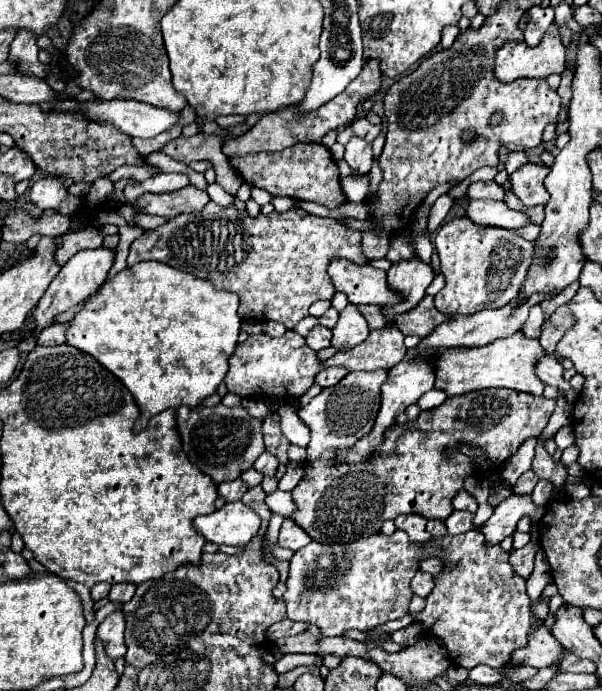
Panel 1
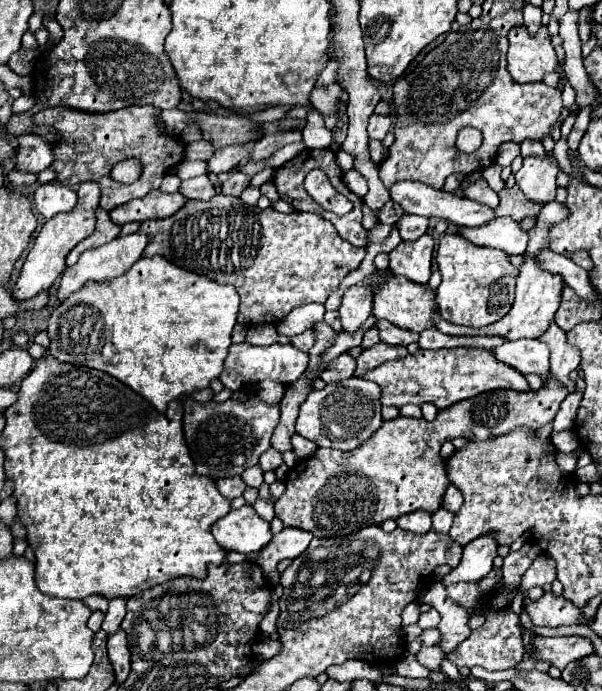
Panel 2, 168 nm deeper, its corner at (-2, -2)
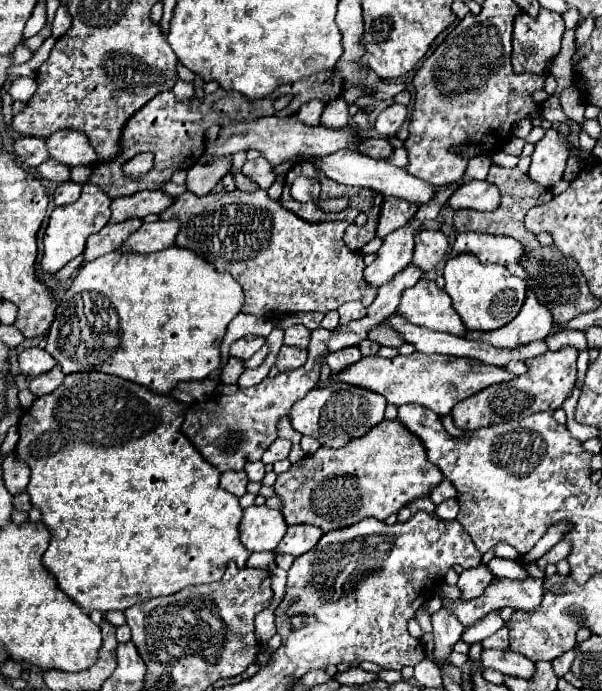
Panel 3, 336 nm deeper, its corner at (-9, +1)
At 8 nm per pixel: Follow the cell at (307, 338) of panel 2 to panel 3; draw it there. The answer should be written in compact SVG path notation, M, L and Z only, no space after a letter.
M292 325L284 331L284 345L292 347L308 347L310 329L306 325Z

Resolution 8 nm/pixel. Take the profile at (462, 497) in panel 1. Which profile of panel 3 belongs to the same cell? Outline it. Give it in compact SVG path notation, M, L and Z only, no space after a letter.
M444 479L444 481L442 481L438 487L434 487L432 493L430 493L430 499L434 501L434 505L440 505L442 501L452 499L452 497L456 497L456 487L452 487L452 483L450 483L448 479Z

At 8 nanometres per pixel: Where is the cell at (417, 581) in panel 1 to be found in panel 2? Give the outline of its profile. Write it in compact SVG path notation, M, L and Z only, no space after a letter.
M489 534L485 538L475 538L469 542L469 546L465 546L461 564L441 579L442 584L447 586L458 582L479 582L491 572L497 548L499 546L495 538L489 538Z

